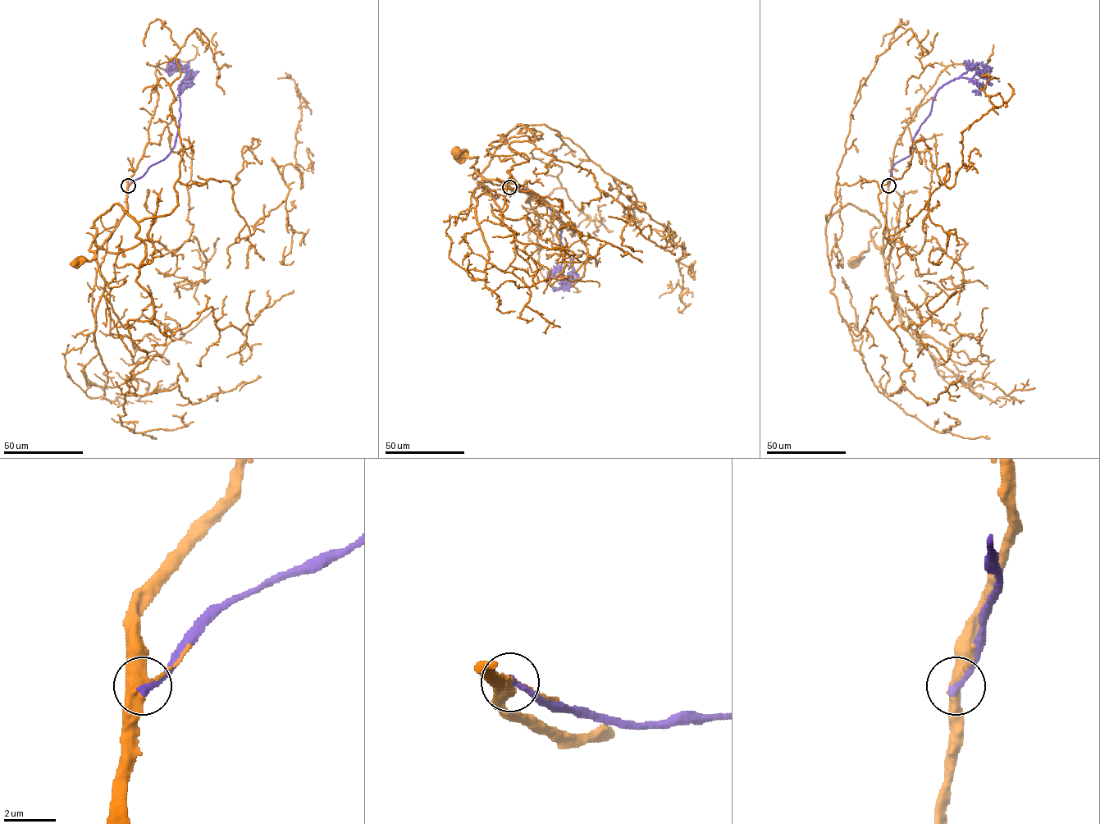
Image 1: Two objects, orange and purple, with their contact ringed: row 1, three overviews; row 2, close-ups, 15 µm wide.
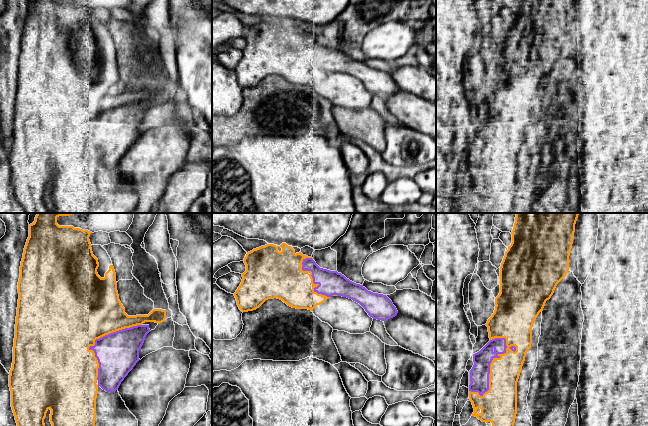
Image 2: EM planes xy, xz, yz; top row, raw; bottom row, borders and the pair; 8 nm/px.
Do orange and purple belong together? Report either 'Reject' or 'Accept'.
Reject

